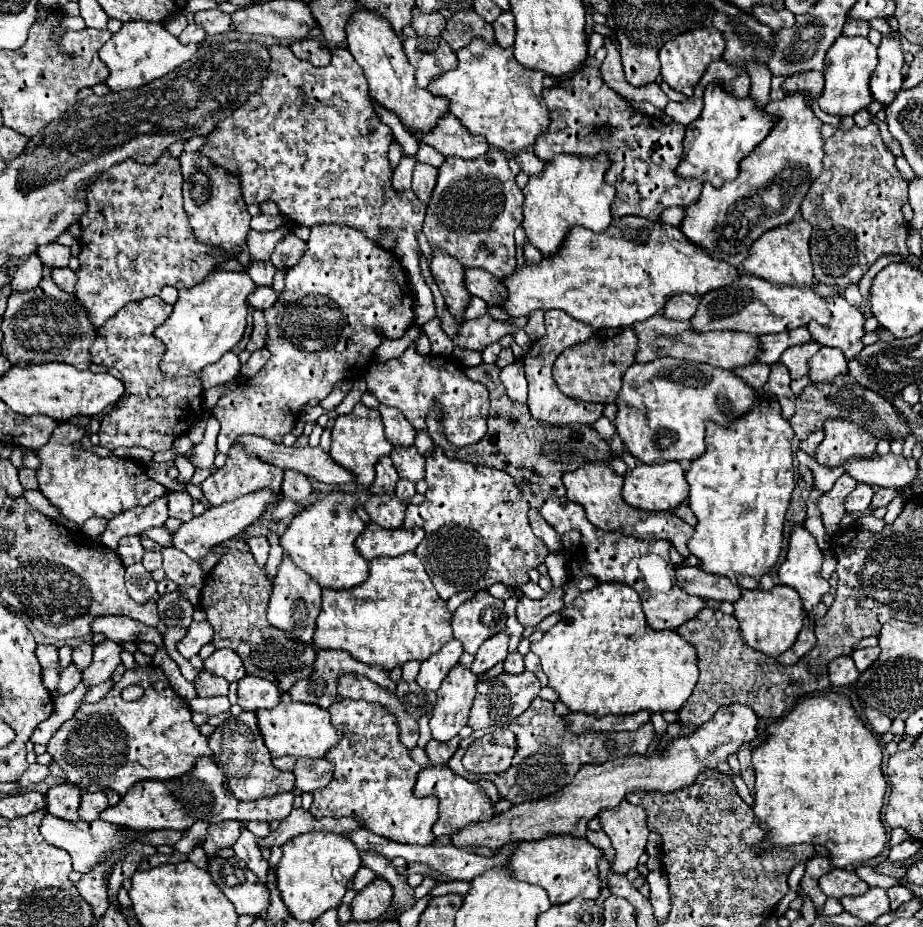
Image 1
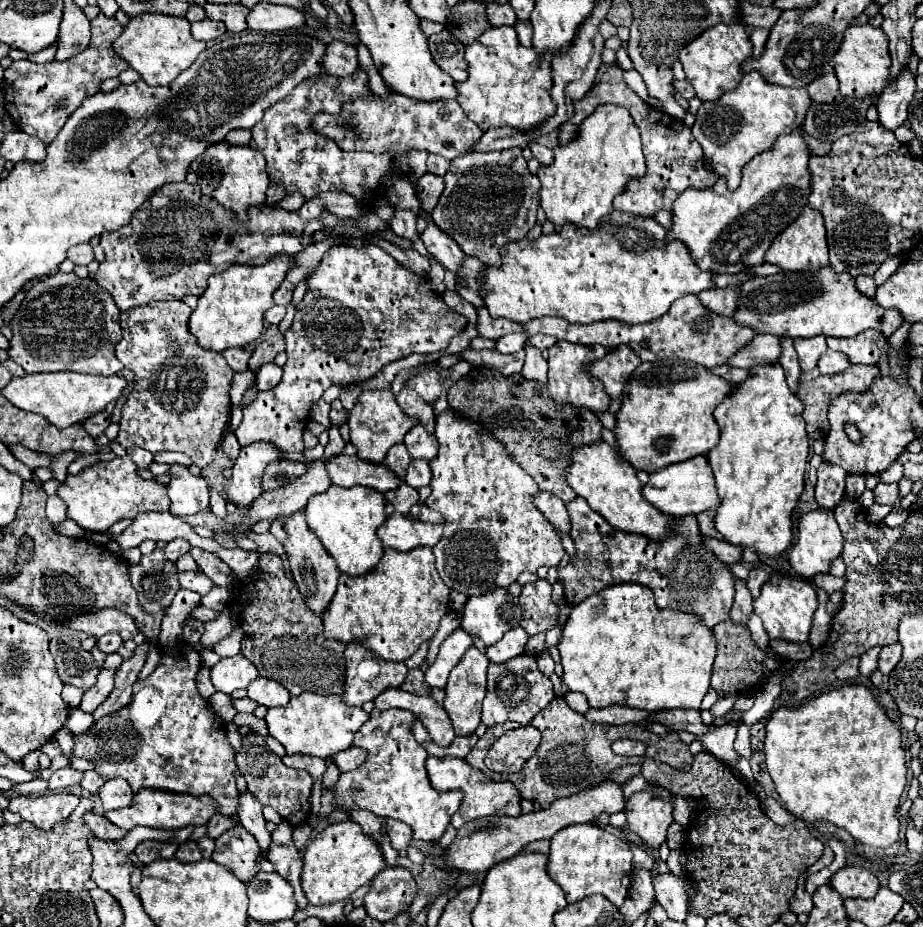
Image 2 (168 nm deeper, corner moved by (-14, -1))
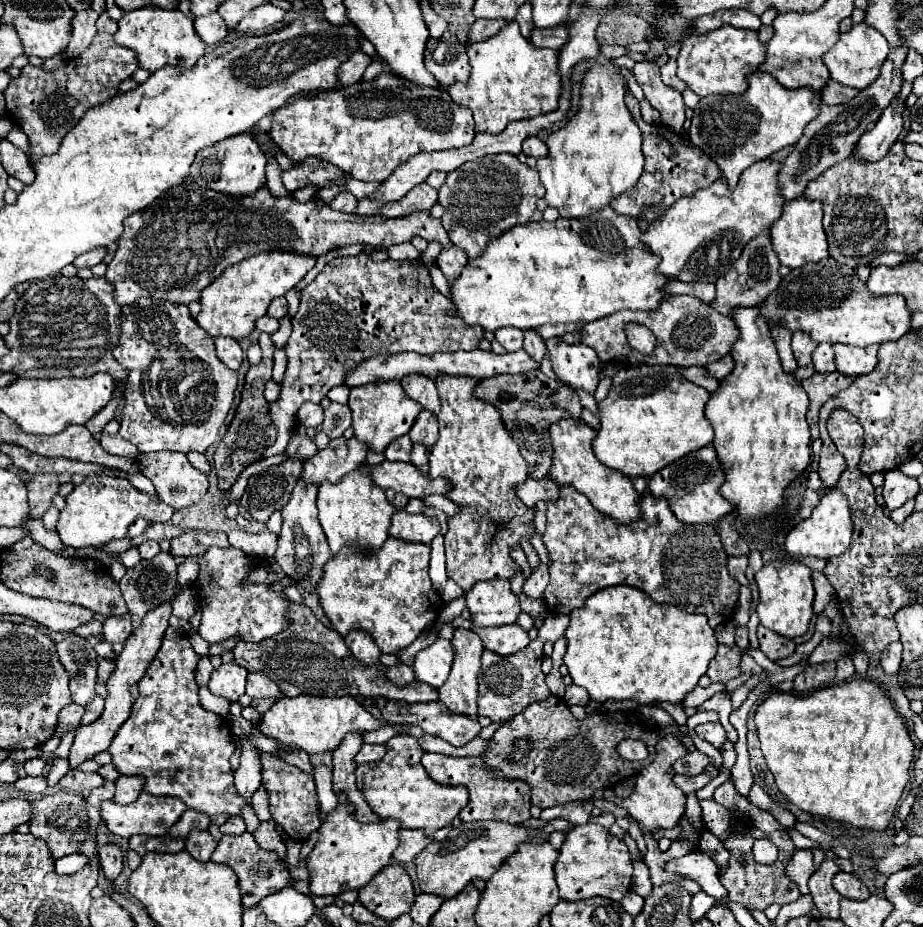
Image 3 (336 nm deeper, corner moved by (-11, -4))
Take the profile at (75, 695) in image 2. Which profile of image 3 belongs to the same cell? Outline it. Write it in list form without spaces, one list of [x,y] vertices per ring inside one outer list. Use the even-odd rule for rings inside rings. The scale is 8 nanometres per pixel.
[[[69,704],[59,712],[59,726],[57,726],[57,734],[61,736],[63,732],[75,730],[81,726],[81,716],[83,716],[83,706],[79,704]]]

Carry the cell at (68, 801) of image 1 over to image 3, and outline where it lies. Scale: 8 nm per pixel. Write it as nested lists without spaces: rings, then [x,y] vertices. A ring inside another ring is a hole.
[[[103,844],[99,848],[99,858],[101,858],[101,870],[109,882],[113,882],[121,868],[123,868],[123,850],[117,844]]]

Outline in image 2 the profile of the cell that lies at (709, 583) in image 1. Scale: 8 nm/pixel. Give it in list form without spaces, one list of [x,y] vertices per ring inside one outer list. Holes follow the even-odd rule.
[[[736,581],[736,597],[732,605],[732,621],[738,621],[740,625],[748,623],[748,617],[752,613],[752,595],[746,589],[746,581]]]

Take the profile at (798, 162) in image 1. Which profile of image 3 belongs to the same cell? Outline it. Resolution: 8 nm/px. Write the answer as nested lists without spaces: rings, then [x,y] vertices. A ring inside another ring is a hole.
[[[773,158],[757,160],[755,164],[745,168],[735,190],[727,190],[727,184],[723,184],[719,178],[709,188],[701,188],[699,192],[693,192],[693,194],[677,200],[673,204],[673,208],[669,208],[669,212],[665,212],[665,216],[661,216],[661,220],[655,220],[649,226],[649,230],[641,236],[645,246],[649,246],[649,250],[653,254],[661,256],[659,270],[665,276],[671,276],[671,278],[683,280],[683,282],[715,282],[725,272],[729,272],[729,268],[733,268],[733,262],[741,256],[747,242],[753,236],[767,232],[771,228],[771,224],[783,214],[783,206],[787,200],[781,196],[781,184],[777,184],[779,172],[781,172],[781,162],[777,162]]]

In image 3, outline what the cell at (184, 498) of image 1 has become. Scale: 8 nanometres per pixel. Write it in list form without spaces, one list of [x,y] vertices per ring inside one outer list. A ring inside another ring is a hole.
[[[181,452],[141,454],[139,464],[141,464],[141,472],[153,482],[161,502],[173,506],[175,510],[183,510],[183,508],[189,508],[189,506],[197,504],[205,496],[205,492],[207,492],[209,478],[203,472],[199,472],[197,468],[193,468],[189,464],[189,460],[185,458],[185,454],[181,454]]]

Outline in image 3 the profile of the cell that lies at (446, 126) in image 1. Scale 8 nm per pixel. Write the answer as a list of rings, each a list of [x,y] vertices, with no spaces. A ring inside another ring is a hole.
[[[381,72],[371,82],[357,82],[347,88],[321,92],[315,98],[309,100],[301,98],[289,108],[277,110],[271,128],[271,138],[293,162],[305,160],[307,156],[317,156],[339,166],[357,180],[371,182],[371,180],[385,180],[401,162],[405,162],[413,154],[469,146],[475,138],[473,128],[475,122],[469,108],[453,104],[447,90],[413,88],[413,84],[405,84],[405,80],[399,80],[391,72]]]

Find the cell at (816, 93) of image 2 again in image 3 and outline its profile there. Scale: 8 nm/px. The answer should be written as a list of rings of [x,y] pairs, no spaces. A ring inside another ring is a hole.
[[[829,80],[823,90],[821,90],[821,100],[823,104],[845,104],[849,102],[859,90],[853,90],[849,86],[843,86],[843,84],[837,84],[833,80]]]

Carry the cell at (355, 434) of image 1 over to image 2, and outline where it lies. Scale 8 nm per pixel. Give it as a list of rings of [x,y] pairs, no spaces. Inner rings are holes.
[[[376,389],[376,391],[362,391],[356,405],[350,411],[348,425],[350,425],[350,443],[358,447],[358,455],[364,461],[382,463],[388,449],[404,439],[404,435],[416,425],[416,417],[408,417],[400,405],[396,405],[396,397],[390,389]]]

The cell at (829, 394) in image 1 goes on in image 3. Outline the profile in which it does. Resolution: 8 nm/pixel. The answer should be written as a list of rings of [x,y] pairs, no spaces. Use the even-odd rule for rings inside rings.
[[[831,372],[831,374],[813,374],[807,380],[801,380],[803,390],[809,396],[809,410],[807,410],[807,422],[809,426],[817,424],[819,420],[819,410],[821,406],[833,398],[839,390],[847,388],[855,378],[843,376],[841,372]]]

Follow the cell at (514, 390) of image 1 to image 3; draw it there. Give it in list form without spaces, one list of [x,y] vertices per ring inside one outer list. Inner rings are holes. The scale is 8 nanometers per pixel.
[[[525,330],[525,346],[523,350],[535,360],[541,362],[545,356],[545,342],[541,336],[537,336],[533,330]]]

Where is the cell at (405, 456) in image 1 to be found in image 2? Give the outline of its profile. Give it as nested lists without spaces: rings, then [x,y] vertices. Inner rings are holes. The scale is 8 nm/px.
[[[414,425],[406,437],[404,437],[404,445],[410,451],[410,457],[414,459],[426,459],[432,461],[438,453],[438,445],[436,445],[436,437],[432,433],[428,433],[424,429],[424,425]]]

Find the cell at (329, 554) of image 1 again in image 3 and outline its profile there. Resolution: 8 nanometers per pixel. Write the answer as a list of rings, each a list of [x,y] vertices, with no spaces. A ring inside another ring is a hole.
[[[365,470],[349,472],[337,484],[323,482],[317,492],[316,505],[331,554],[337,554],[345,546],[361,552],[373,552],[379,550],[389,536],[389,520],[395,508],[385,500],[383,490],[369,480],[369,474]]]

